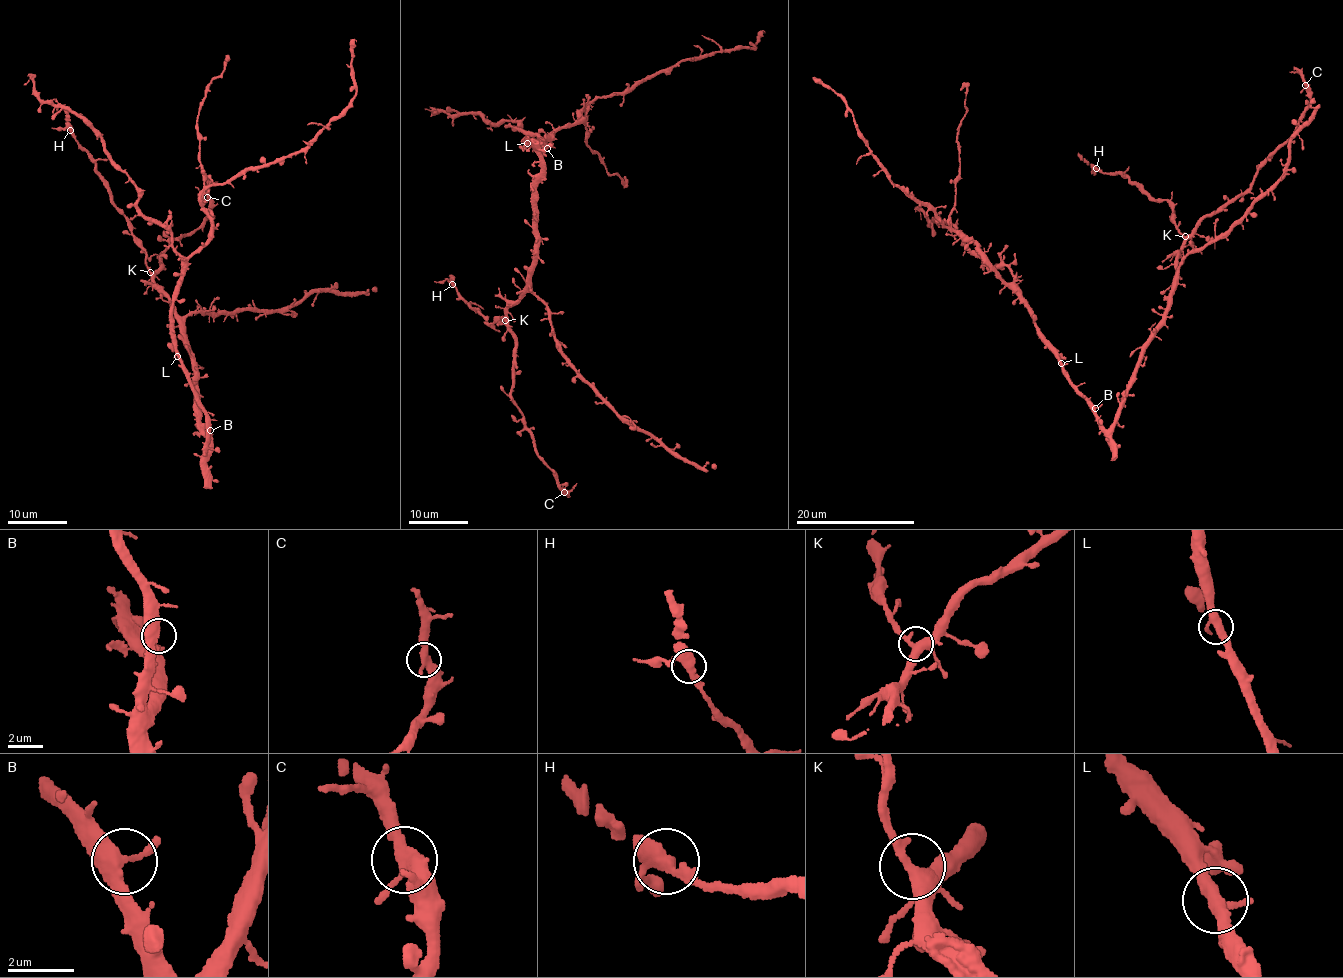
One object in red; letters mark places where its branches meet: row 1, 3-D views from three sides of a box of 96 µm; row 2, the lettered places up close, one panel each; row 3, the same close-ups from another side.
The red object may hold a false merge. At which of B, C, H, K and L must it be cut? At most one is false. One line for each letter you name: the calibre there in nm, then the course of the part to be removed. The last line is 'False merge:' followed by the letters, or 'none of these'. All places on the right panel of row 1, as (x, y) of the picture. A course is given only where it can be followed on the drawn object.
False merge: none of these

